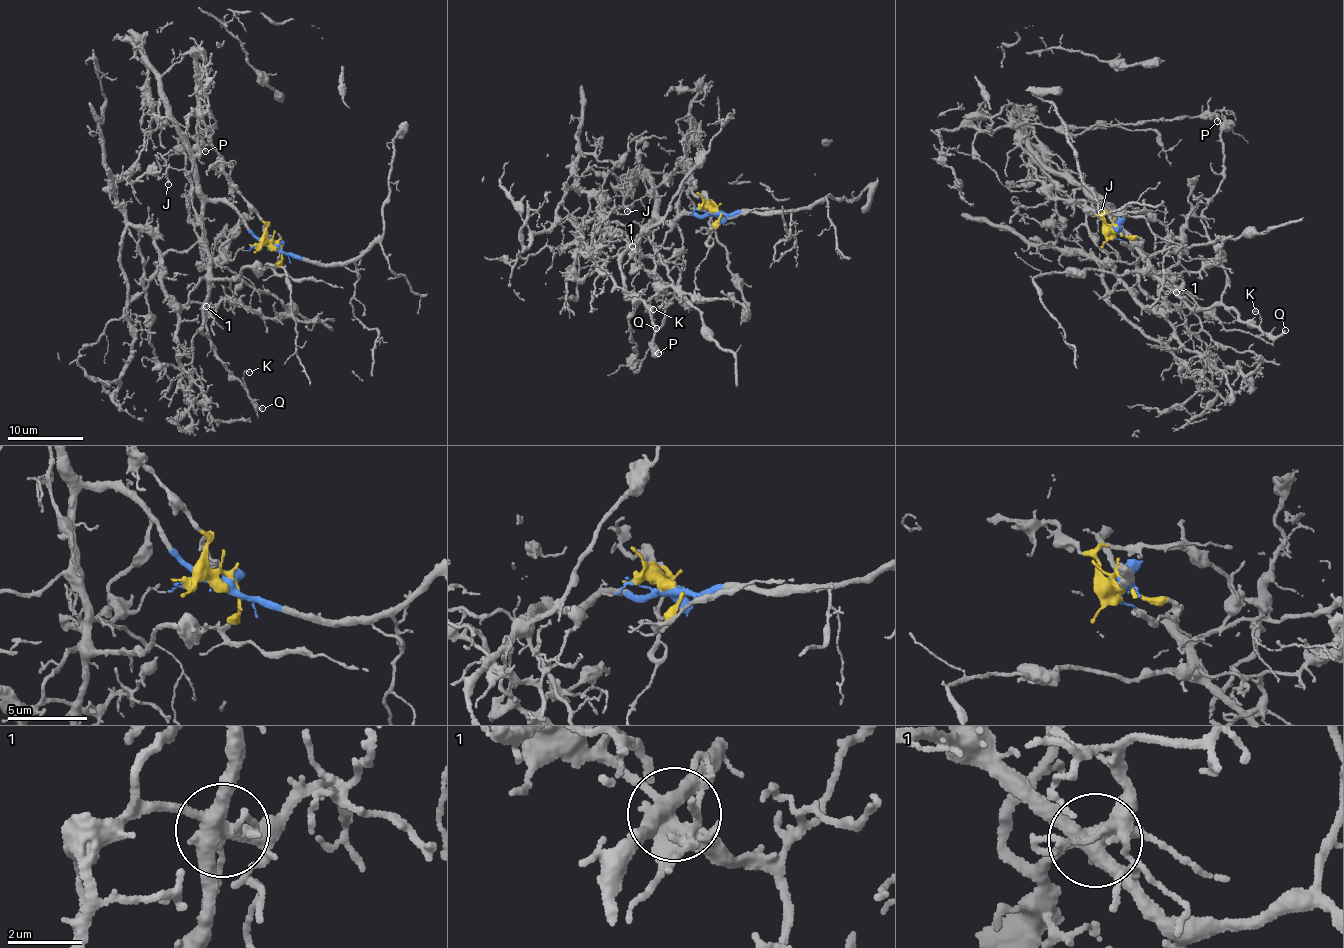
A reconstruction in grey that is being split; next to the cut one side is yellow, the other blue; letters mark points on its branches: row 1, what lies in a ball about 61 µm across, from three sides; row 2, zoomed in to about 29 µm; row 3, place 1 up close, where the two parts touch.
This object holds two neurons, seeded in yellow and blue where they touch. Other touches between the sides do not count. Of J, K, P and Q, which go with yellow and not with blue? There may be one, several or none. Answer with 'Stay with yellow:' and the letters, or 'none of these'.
Stay with yellow: J, P

